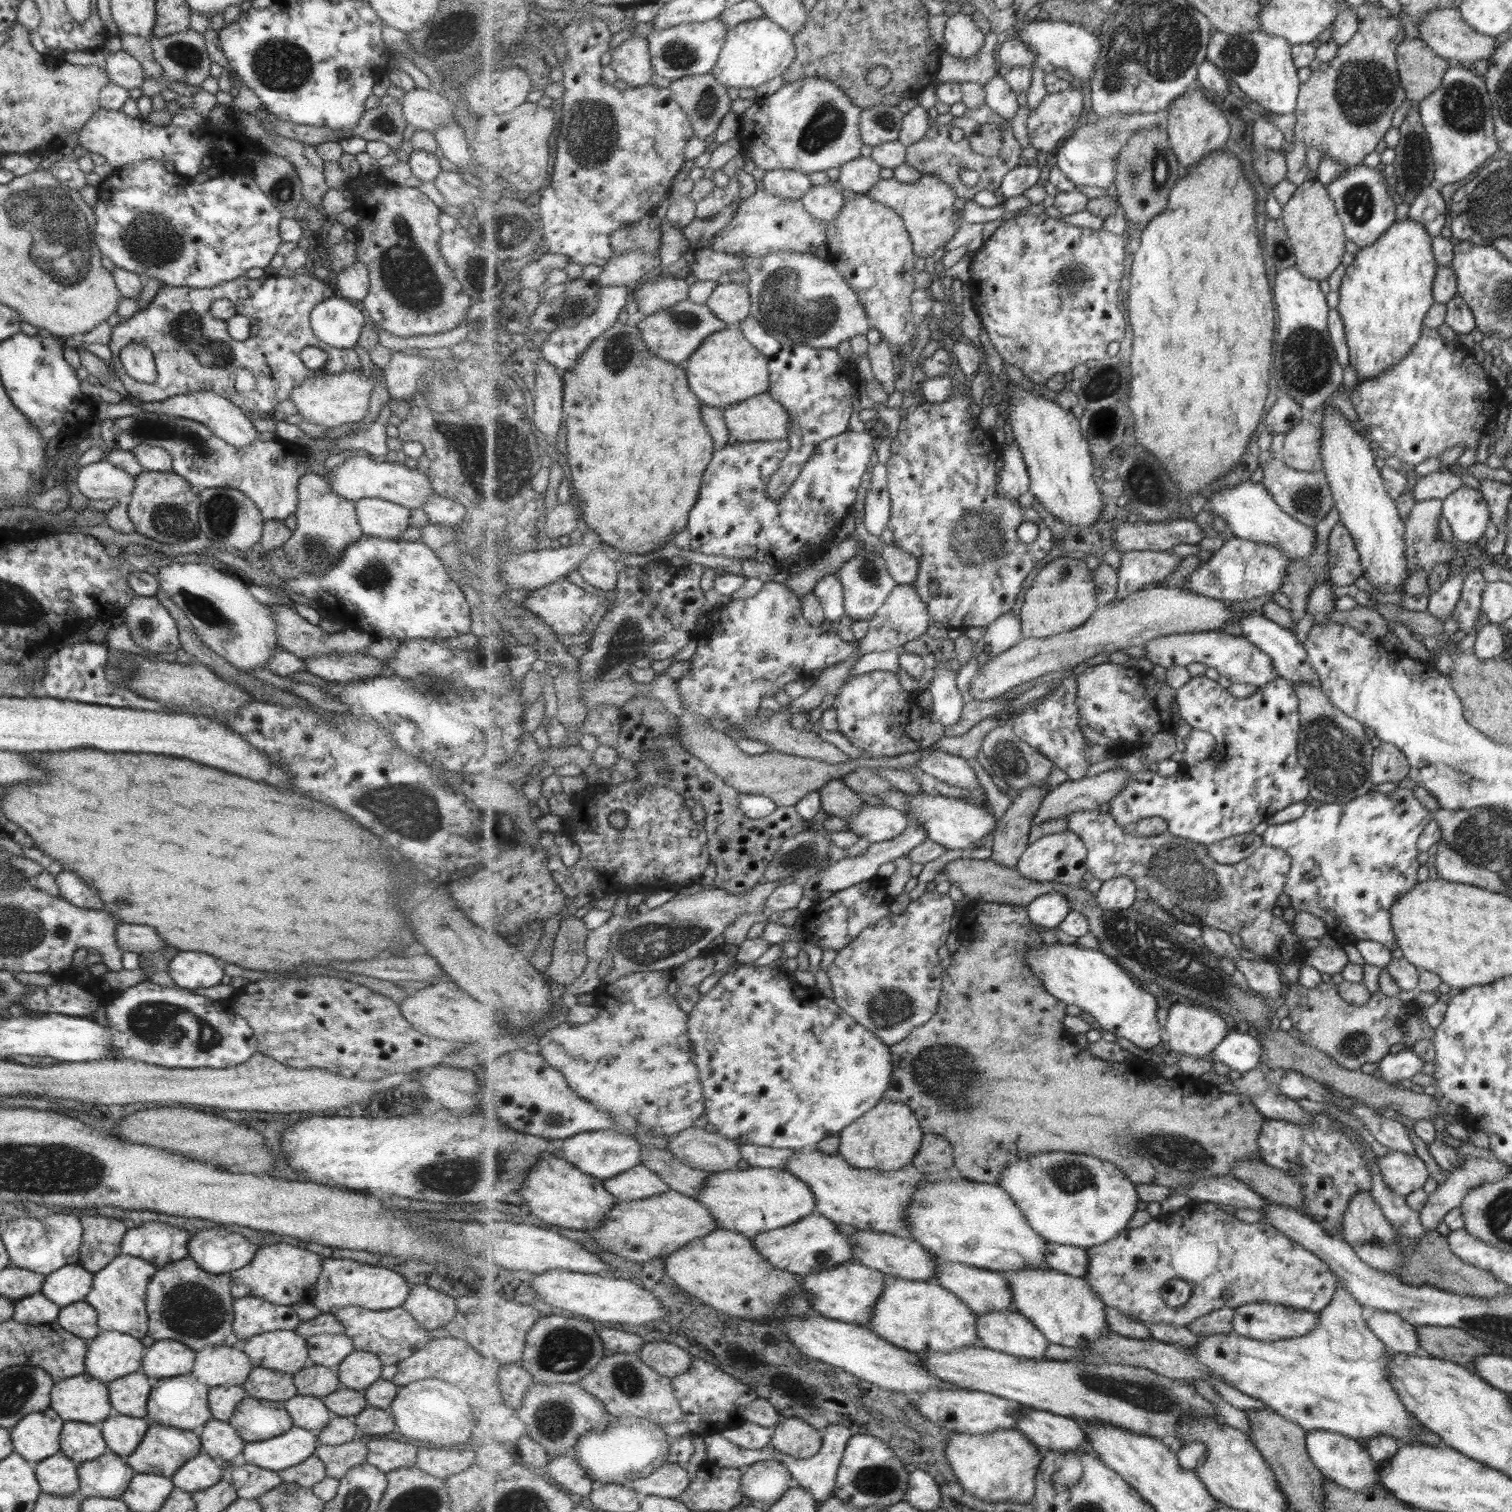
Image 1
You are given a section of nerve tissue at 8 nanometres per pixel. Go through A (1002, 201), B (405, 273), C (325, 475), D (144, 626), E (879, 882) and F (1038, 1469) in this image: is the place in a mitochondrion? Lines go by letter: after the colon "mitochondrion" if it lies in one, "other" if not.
A: other
B: mitochondrion
C: other
D: mitochondrion
E: other
F: other

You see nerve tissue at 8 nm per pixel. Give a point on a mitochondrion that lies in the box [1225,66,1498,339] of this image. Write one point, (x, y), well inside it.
(1463, 108)

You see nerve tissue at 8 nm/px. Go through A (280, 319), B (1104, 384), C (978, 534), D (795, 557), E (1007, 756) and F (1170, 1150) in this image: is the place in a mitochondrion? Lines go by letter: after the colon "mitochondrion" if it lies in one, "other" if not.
A: mitochondrion
B: mitochondrion
C: mitochondrion
D: other
E: mitochondrion
F: mitochondrion

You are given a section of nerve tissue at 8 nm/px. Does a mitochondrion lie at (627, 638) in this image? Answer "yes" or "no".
yes

